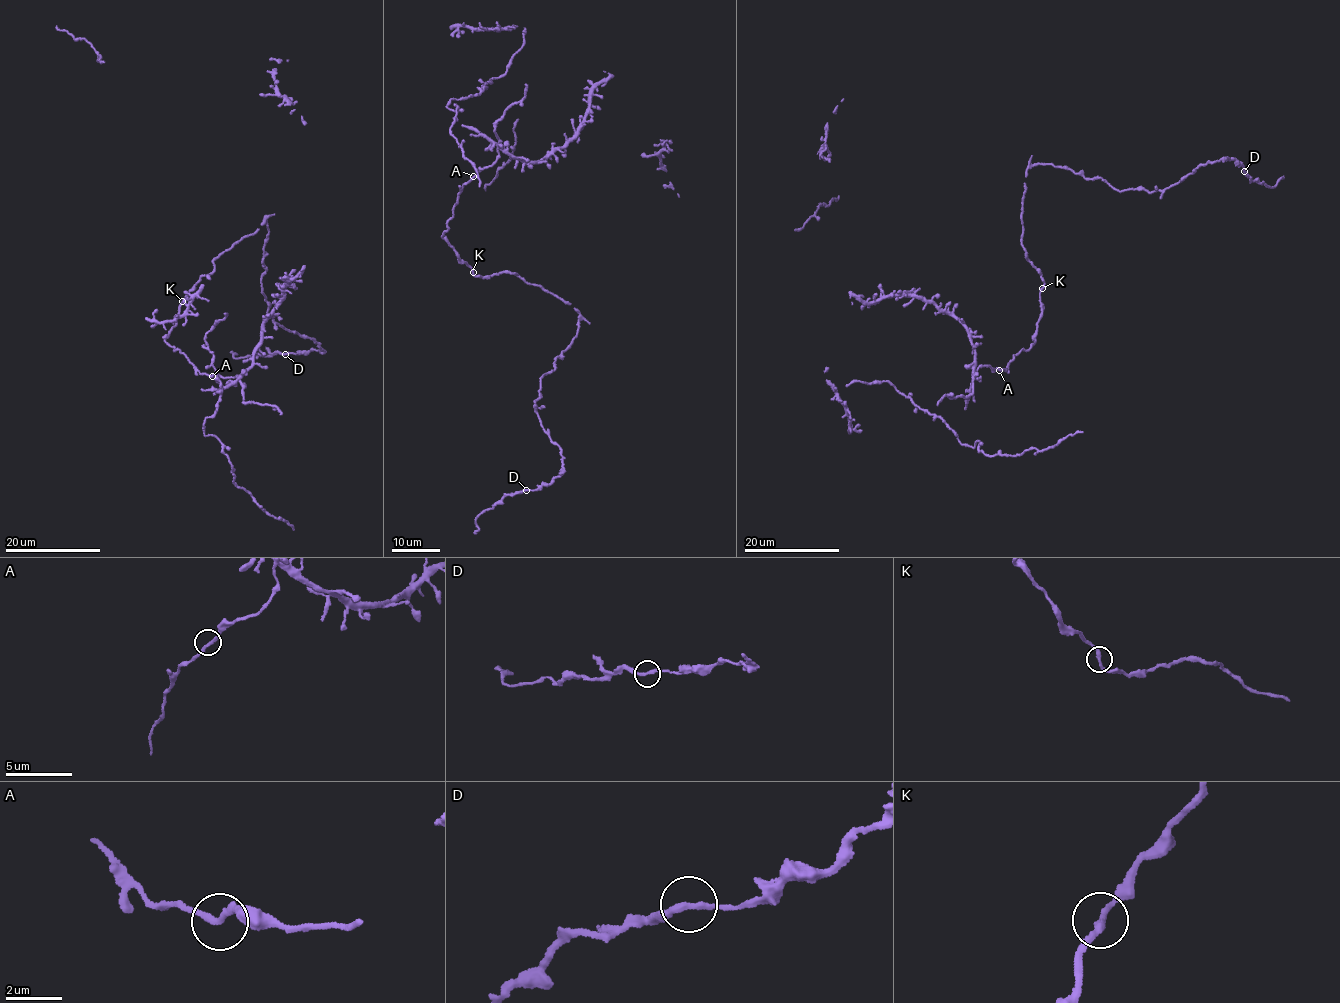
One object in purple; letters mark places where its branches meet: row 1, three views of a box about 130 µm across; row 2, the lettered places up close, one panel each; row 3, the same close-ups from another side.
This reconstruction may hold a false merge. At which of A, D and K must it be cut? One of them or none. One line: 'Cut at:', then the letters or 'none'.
Cut at: D

